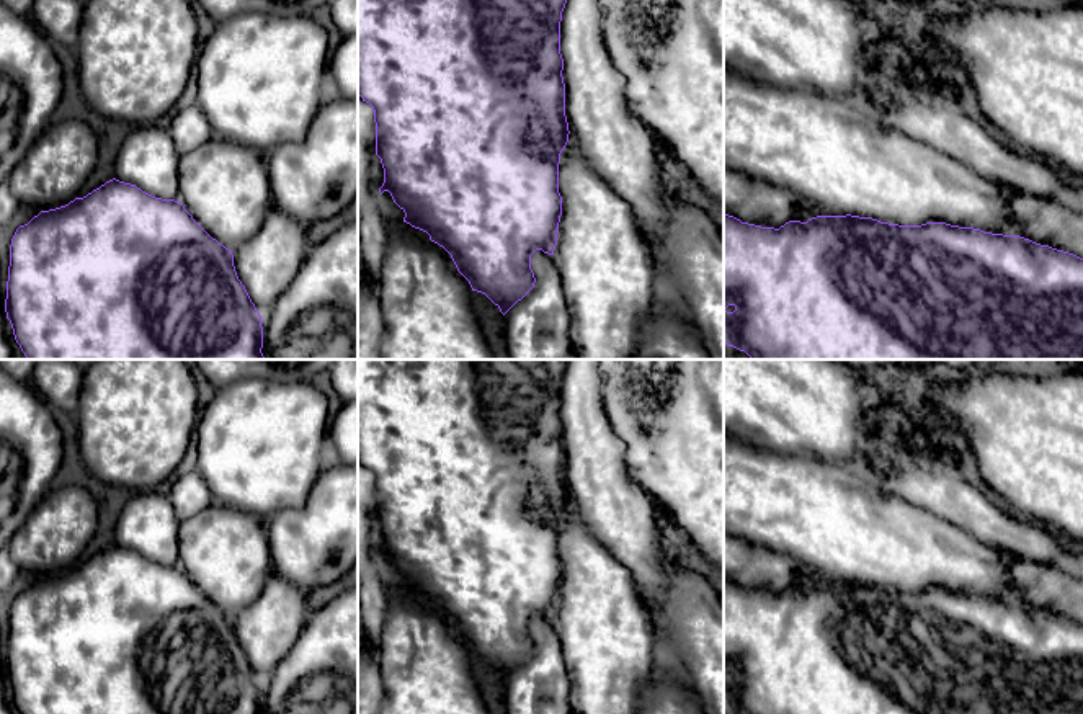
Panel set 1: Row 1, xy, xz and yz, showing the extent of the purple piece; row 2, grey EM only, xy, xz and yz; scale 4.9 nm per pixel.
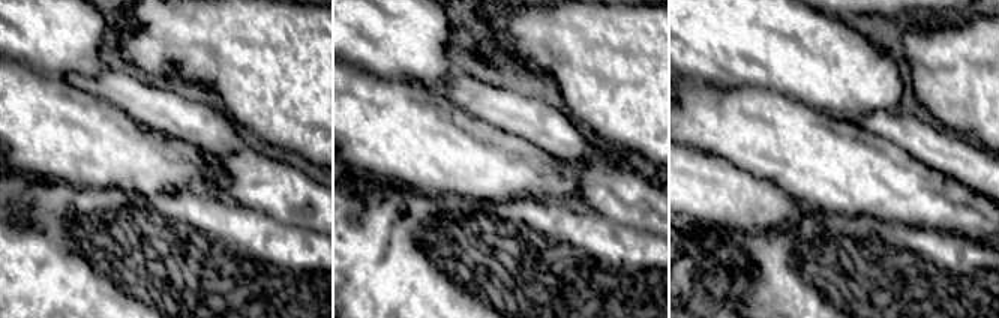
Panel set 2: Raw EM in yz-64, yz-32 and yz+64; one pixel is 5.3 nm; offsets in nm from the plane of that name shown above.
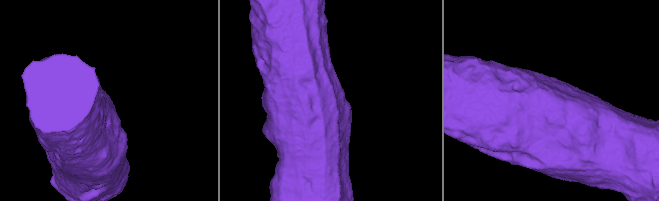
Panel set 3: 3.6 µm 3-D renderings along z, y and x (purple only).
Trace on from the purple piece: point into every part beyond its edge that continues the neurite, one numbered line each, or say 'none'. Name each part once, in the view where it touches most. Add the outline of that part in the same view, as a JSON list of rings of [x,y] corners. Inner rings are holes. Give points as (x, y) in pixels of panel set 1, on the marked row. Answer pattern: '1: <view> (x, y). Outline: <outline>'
none

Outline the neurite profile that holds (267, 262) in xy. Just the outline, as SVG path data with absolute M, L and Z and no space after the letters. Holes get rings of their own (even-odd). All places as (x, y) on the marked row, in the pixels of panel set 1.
M271 208L258 230L232 250L234 266L260 315L291 286L307 257L307 225Z

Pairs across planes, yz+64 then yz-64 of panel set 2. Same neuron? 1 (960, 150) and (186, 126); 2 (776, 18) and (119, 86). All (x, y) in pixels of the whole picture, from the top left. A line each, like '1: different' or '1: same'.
1: same
2: different

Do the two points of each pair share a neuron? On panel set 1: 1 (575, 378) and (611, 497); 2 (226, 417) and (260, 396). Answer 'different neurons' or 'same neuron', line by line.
1: same neuron
2: same neuron

